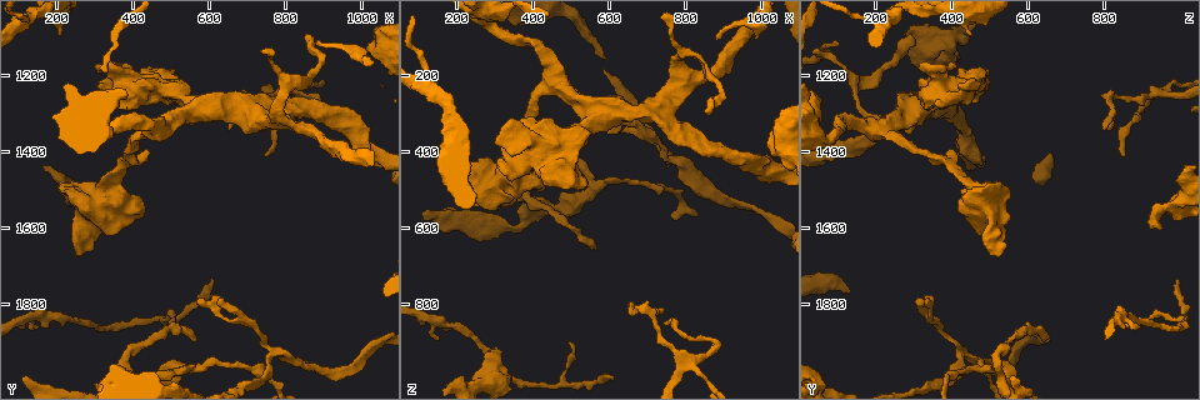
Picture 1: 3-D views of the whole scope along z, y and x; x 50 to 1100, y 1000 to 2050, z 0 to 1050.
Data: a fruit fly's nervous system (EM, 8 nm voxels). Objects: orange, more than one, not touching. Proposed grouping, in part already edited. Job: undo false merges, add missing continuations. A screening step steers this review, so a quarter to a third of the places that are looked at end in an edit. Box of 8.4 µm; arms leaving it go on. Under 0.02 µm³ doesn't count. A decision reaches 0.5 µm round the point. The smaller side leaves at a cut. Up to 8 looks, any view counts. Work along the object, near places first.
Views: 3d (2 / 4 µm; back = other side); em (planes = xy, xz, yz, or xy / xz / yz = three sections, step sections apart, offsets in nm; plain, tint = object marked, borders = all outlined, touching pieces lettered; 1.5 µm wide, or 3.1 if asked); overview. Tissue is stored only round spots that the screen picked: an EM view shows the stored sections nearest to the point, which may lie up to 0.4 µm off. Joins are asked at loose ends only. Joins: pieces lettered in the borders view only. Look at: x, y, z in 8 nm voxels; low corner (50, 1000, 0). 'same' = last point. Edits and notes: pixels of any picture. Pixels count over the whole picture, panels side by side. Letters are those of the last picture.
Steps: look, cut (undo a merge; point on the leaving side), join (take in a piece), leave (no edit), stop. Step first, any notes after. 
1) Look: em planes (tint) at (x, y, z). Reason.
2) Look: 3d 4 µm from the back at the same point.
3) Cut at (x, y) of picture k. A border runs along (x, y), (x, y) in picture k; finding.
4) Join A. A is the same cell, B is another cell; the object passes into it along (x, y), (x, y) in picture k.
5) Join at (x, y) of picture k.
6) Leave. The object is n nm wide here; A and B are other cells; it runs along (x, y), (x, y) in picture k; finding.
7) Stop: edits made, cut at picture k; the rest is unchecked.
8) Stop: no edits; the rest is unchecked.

Look: em planes (borders) at (755, 1945, 420). A fork.

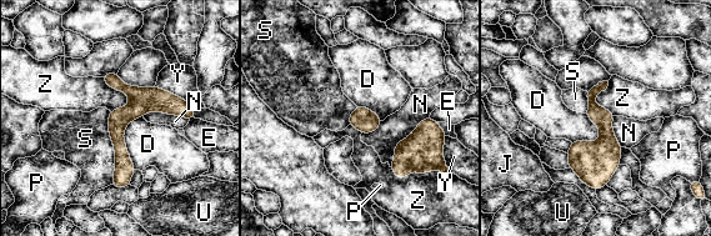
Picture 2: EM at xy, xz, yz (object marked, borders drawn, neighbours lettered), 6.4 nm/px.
Leave. D, E, J, N, P, S, U, Y and Z are other cells; it runs along (191, 111), (135, 109), (118, 126), (115, 182) in picture 2; all the same cell.

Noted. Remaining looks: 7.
Look: em xz step 8 (borders) at (250, 1665, 530). Free end.

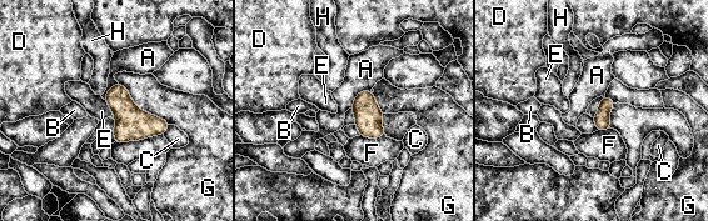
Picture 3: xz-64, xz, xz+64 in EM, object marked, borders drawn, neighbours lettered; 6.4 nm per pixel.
Look: em planes (borders) at the same point.

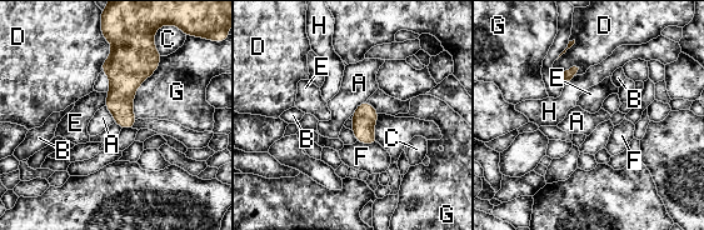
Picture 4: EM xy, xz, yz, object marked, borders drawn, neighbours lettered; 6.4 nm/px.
Leave. A, B, C, D, E, F, G and H are other cells; no lettered piece goes on from it.

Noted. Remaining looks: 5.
Look: em planes (borders) at (440, 1395, 385). An open end.

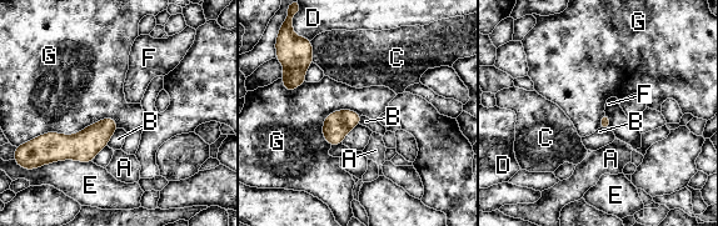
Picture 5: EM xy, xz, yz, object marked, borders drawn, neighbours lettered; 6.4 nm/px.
Leave. A, B, C, D, E, F and G are other cells; a border runs along (118, 122), (34, 137) in picture 5; no lettered piece goes on from it.

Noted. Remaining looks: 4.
Stop: no edits; the rest is unchecked.

